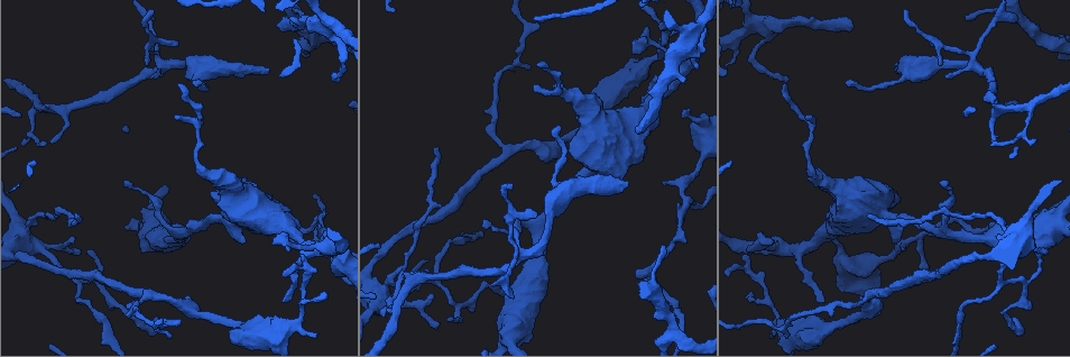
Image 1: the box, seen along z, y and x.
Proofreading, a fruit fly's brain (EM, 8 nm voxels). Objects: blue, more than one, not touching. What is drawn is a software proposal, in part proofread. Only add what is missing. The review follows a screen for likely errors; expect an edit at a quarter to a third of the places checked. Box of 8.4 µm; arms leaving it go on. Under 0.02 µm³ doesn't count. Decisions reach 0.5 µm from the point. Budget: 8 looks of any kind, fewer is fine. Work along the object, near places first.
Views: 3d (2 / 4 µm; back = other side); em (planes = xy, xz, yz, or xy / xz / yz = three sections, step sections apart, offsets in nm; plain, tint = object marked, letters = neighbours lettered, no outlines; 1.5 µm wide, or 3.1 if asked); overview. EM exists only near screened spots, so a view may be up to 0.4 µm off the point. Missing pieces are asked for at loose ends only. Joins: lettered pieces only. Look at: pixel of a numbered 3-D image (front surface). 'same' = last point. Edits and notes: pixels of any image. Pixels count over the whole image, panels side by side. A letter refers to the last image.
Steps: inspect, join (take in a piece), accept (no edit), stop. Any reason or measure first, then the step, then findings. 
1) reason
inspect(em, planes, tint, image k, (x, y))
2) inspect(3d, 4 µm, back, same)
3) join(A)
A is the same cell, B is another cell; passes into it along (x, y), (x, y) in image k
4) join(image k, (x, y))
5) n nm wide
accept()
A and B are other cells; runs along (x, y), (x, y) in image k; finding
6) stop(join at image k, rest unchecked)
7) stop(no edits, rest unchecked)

an open end
inspect(em, planes, tint, image 1, (149, 77))

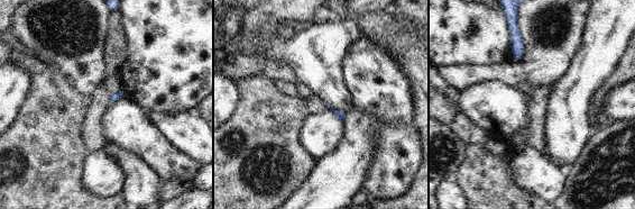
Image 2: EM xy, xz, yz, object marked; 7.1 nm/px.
what lies round it
inspect(em, planes, letters, same)

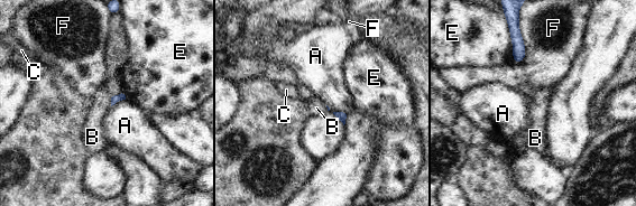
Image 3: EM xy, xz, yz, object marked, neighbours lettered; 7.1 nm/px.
accept()
A, B, C, E and F are other cells; border along (112, 96), (110, 105) in image 3; no lettered piece goes on from it

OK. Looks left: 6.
an open end
inspect(3d, 2 µm, image 1, (155, 320))

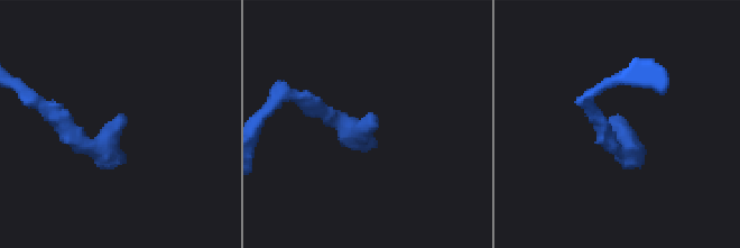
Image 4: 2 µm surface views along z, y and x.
inspect(em, xz, step 8, letters, image 4, (123, 122))

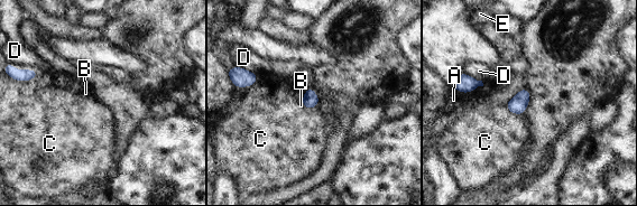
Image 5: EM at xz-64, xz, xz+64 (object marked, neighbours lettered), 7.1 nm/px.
cut it another way
inspect(em, planes, letters, same)

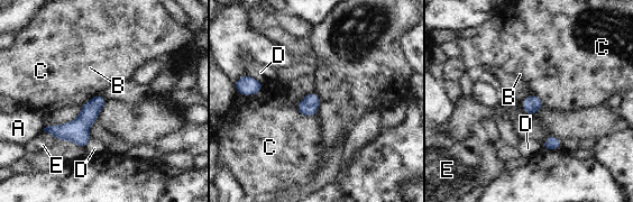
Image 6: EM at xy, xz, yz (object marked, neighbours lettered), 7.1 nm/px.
accept()
A, B, C, D and E are other cells; border along (263, 82), (258, 92), (239, 95) in image 6; none of them fits

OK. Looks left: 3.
long arm stops here
inspect(3d, 2 µm, image 1, (76, 215))

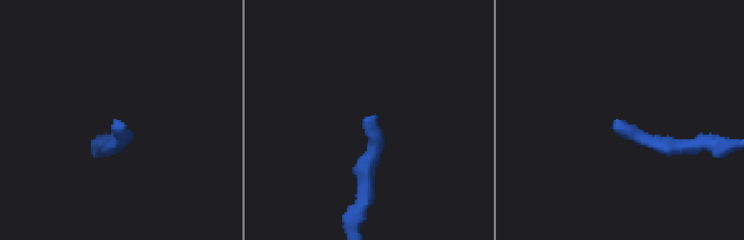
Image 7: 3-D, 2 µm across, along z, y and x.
inspect(em, planes, letters, image 7, (374, 119))

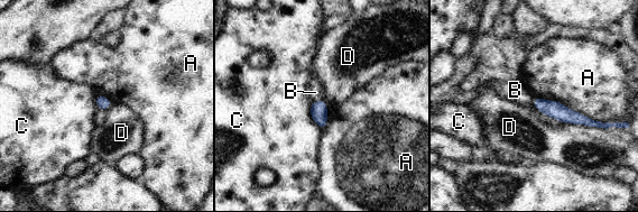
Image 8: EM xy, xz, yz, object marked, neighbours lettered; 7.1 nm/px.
90 nm wide
accept()
A, B, C and D are other cells; runs along (535, 101), (566, 116), (600, 125) in image 8; no lettered piece goes on from it

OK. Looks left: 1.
stop(no edits, rest unchecked)

